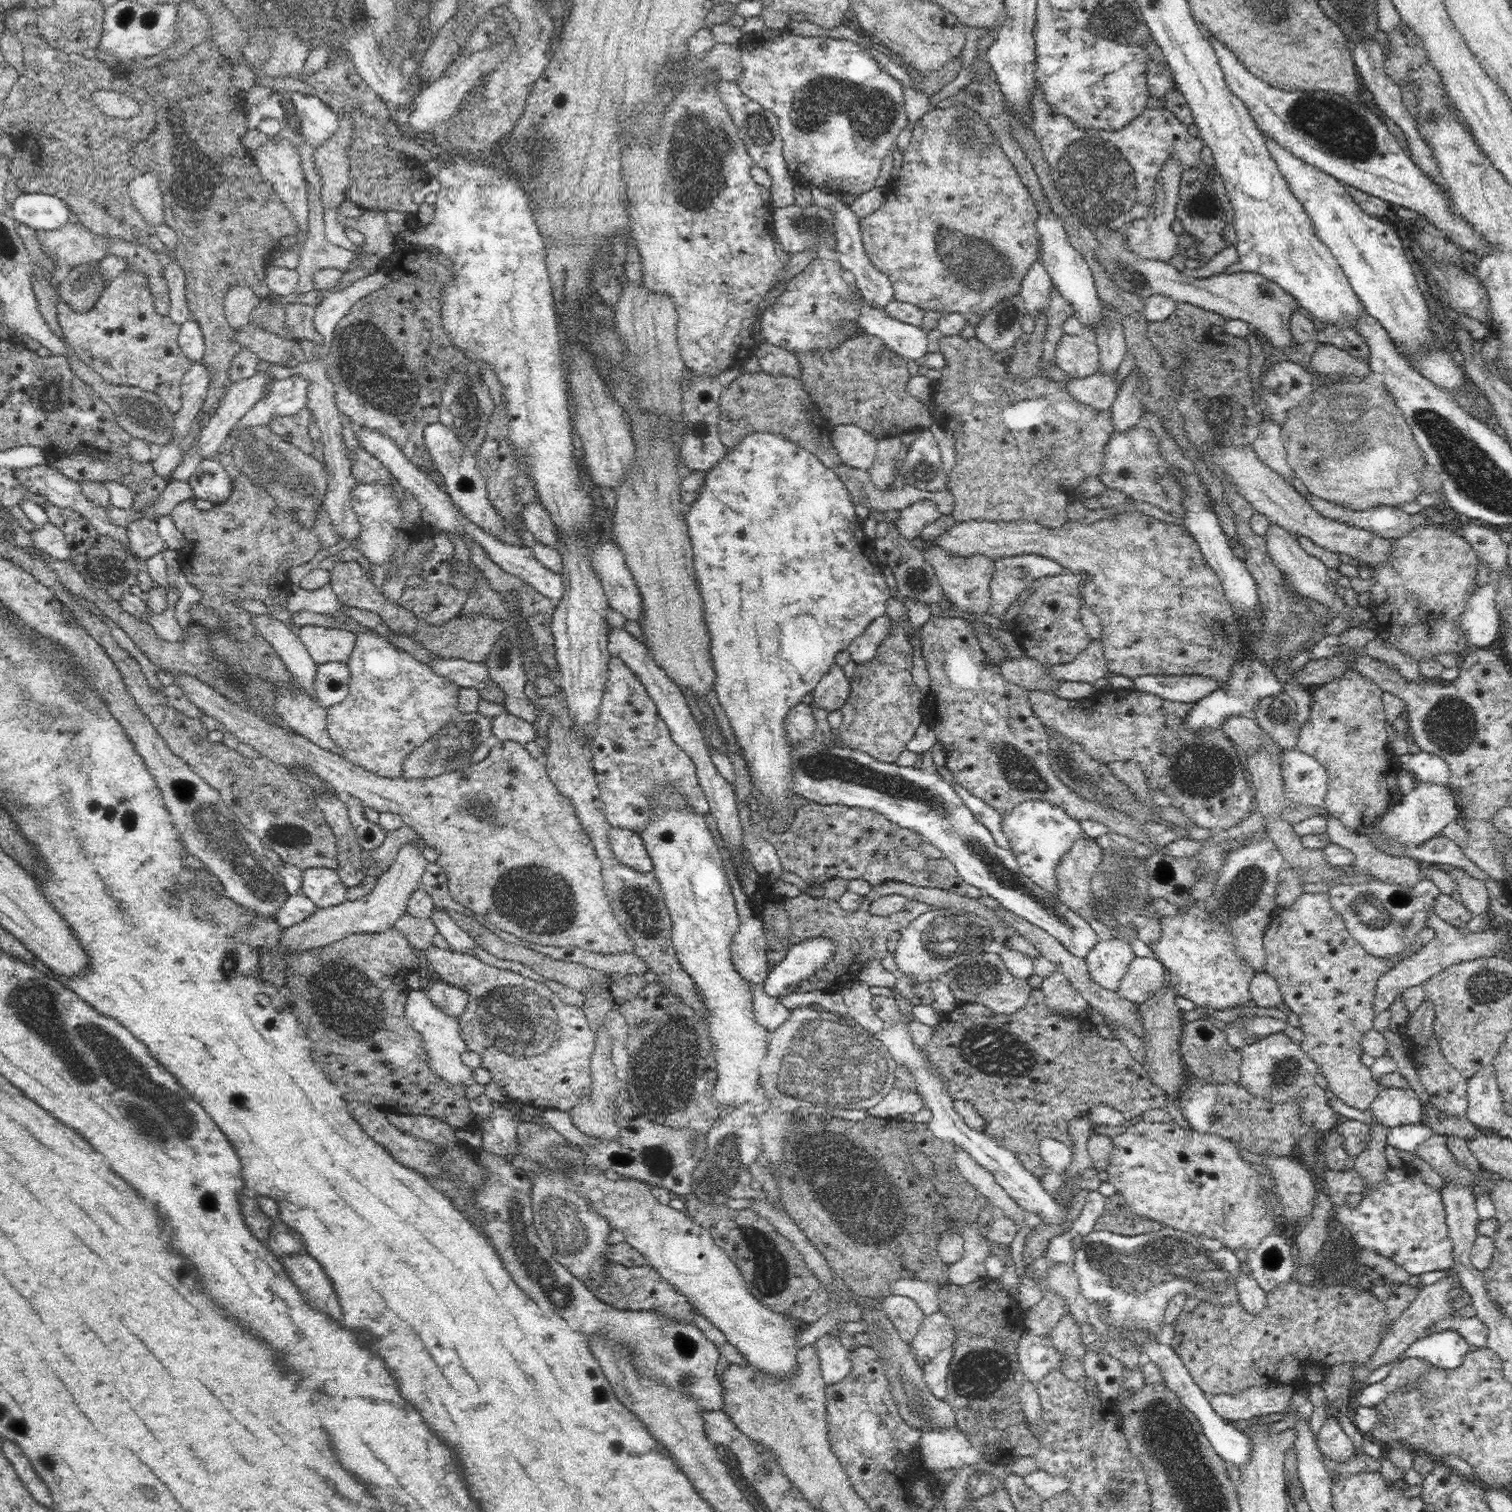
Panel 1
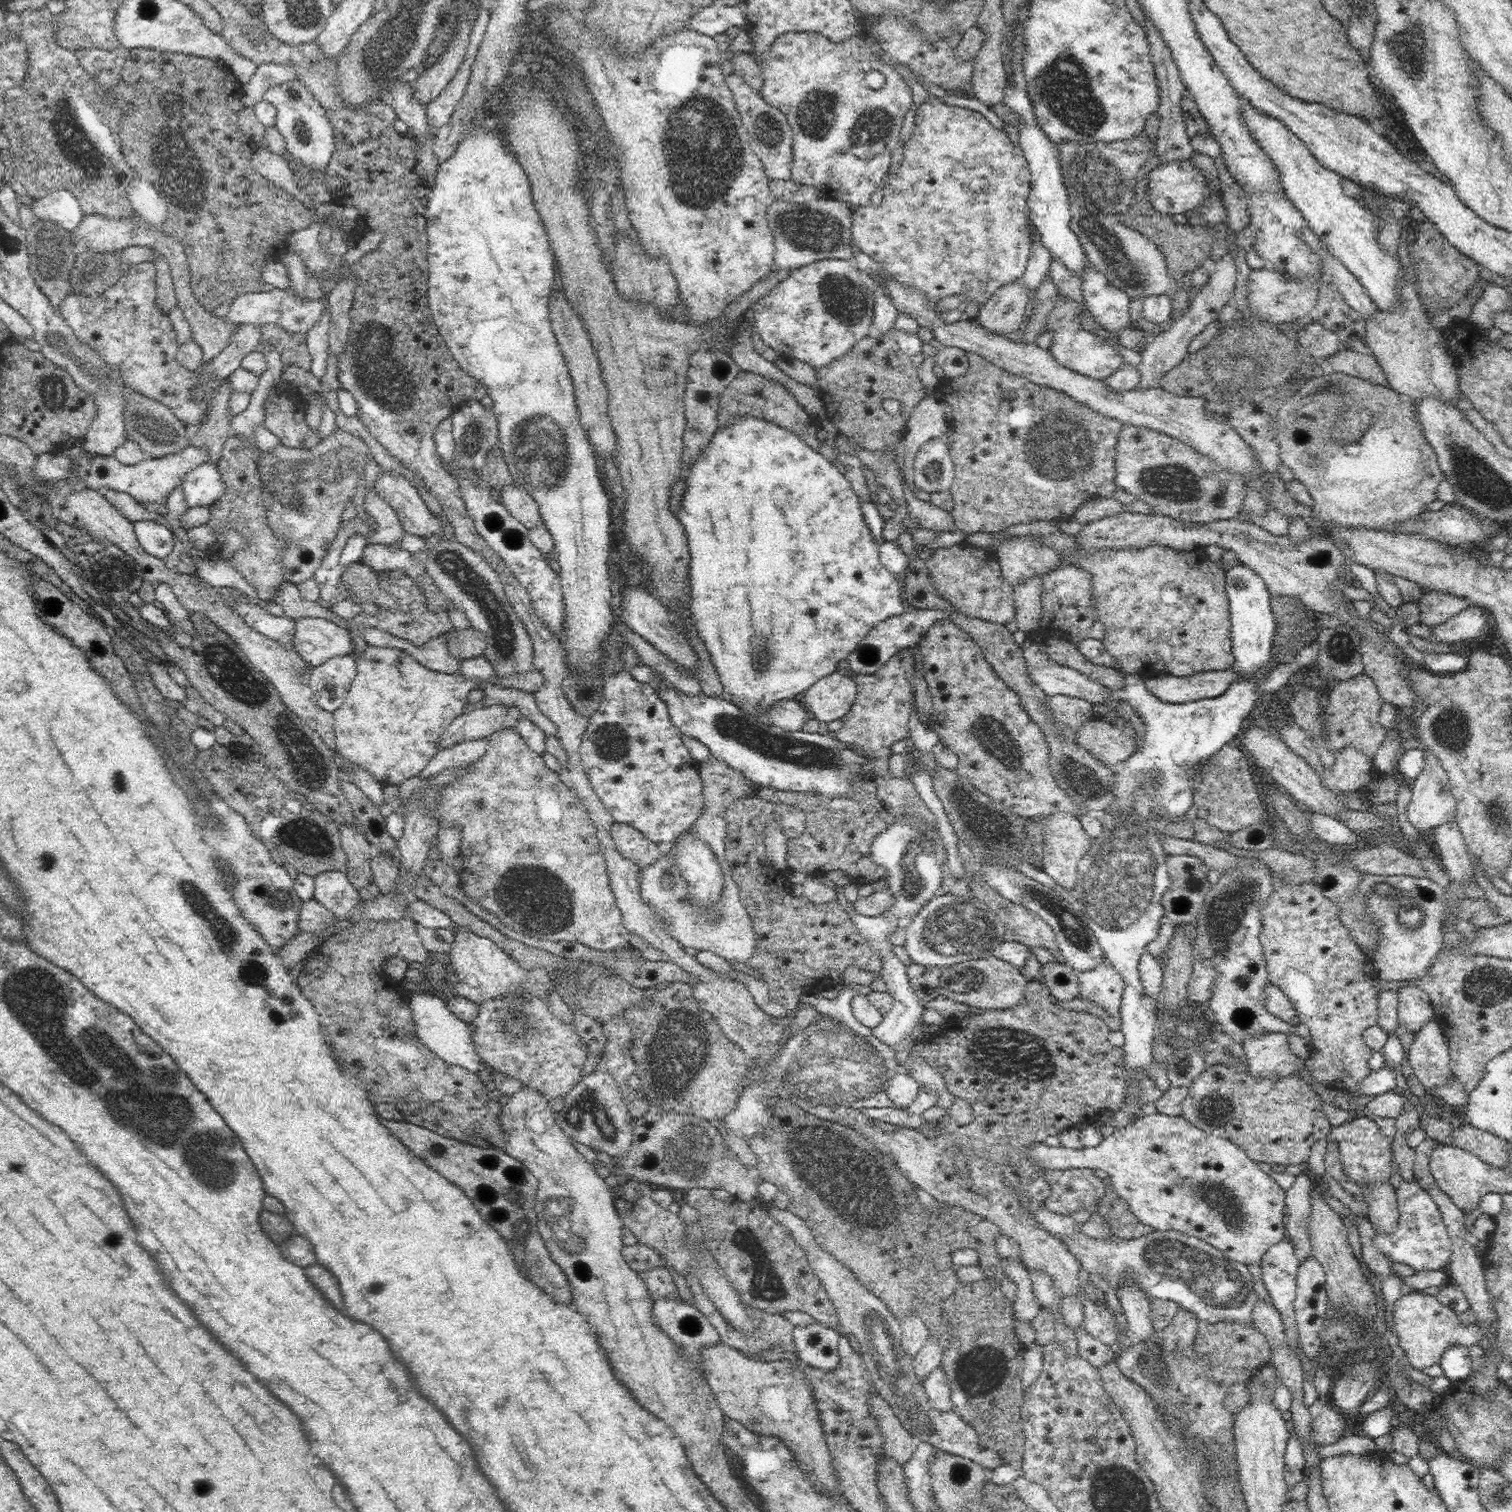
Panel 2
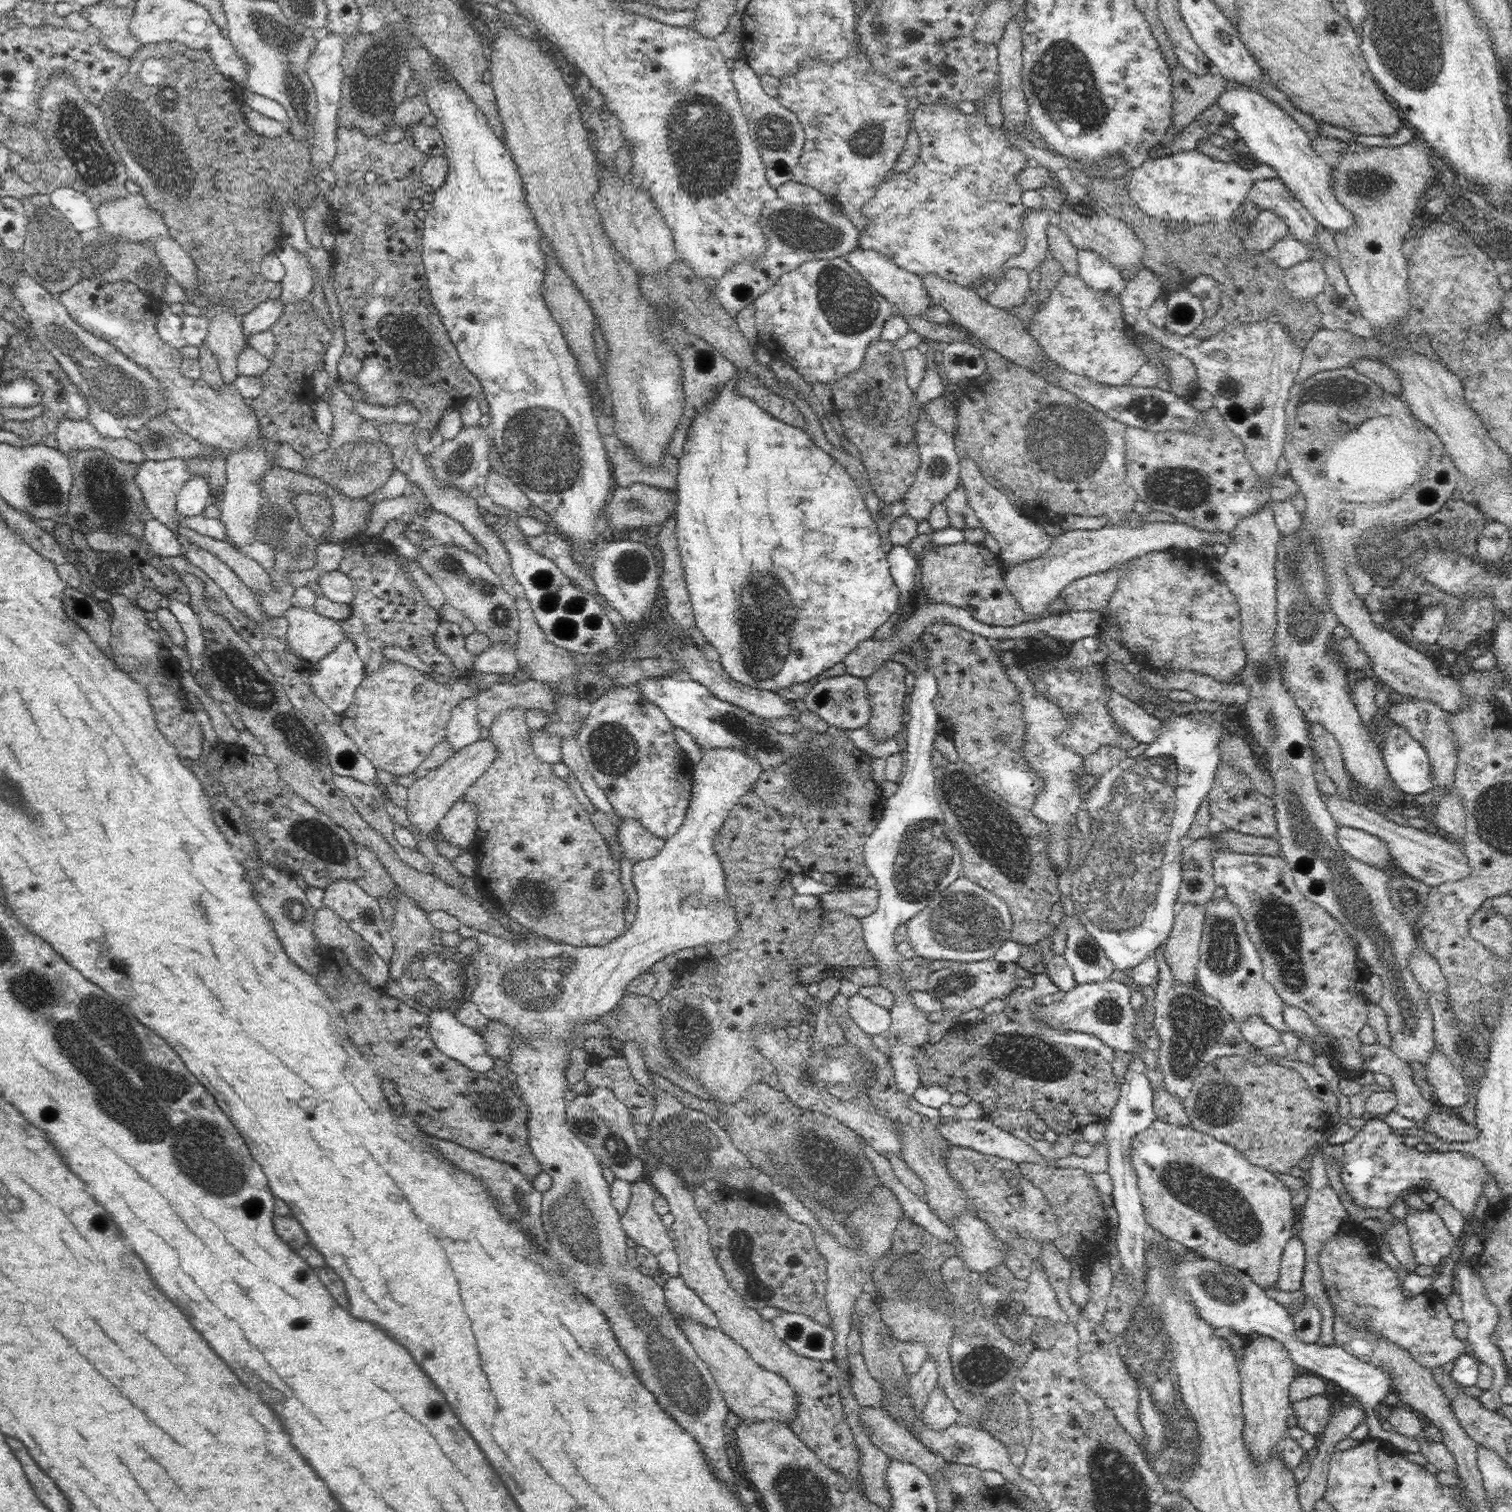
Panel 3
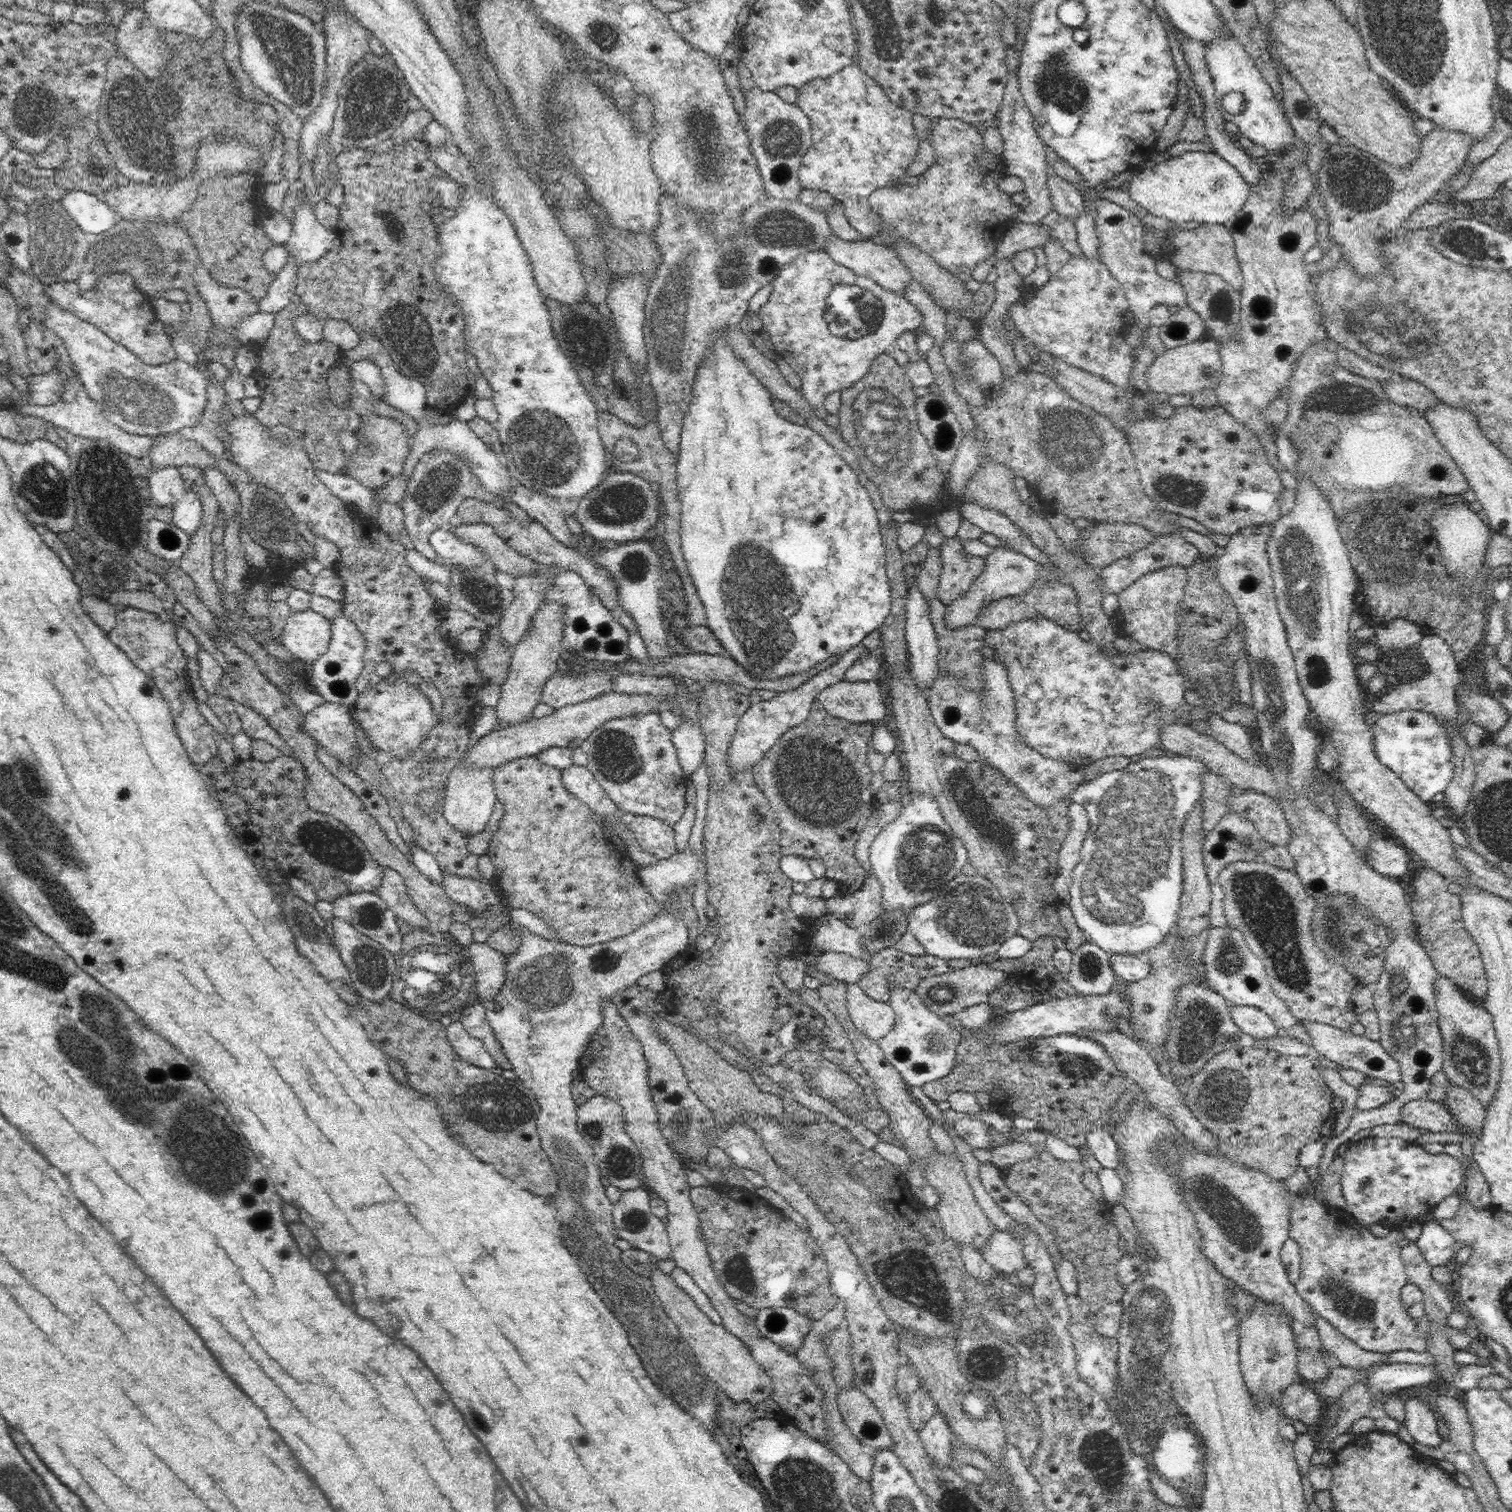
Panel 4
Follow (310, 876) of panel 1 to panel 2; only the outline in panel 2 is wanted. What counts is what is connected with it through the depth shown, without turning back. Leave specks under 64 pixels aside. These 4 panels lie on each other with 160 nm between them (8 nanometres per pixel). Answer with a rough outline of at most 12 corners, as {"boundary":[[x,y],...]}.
{"boundary":[[342,871],[318,873],[313,897],[338,919],[362,904]]}

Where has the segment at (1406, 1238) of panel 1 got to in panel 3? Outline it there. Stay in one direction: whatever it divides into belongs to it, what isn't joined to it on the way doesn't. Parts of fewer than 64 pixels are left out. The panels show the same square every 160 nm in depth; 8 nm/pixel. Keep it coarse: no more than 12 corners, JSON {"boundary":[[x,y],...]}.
{"boundary":[[1405,1205],[1417,1264],[1437,1267],[1459,1240],[1433,1208]]}

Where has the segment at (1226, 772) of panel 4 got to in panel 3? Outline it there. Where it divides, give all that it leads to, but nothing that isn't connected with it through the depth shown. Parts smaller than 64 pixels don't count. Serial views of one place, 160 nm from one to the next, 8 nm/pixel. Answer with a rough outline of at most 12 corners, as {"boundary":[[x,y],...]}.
{"boundary":[[1111,688],[1107,707],[1115,723],[1150,744],[1164,720]]}

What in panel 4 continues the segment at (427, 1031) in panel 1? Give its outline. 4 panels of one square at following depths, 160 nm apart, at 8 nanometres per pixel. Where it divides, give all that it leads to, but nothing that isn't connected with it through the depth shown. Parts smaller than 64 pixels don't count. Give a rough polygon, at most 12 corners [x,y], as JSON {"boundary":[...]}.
{"boundary":[[459,1021],[447,1027],[454,1050],[466,1062],[483,1069],[496,1066],[482,1040]]}

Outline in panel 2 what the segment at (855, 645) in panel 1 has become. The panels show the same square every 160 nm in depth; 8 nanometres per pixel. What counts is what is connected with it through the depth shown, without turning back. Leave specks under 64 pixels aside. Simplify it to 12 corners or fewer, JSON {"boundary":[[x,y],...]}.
{"boundary":[[915,609],[872,629],[846,660],[856,675],[875,673],[918,644],[940,609]]}

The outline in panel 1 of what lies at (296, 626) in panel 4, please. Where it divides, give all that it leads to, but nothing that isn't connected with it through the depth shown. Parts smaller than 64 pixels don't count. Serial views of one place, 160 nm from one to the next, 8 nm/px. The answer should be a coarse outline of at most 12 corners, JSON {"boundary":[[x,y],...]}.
{"boundary":[[299,627],[317,665],[347,662],[357,635],[336,627]]}

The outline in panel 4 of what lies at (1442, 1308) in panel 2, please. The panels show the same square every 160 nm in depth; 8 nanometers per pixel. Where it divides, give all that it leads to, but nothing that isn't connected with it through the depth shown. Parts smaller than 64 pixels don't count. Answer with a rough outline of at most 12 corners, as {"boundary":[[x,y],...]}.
{"boundary":[[1290,1198],[1297,1293],[1360,1348],[1427,1350],[1400,1240]]}

